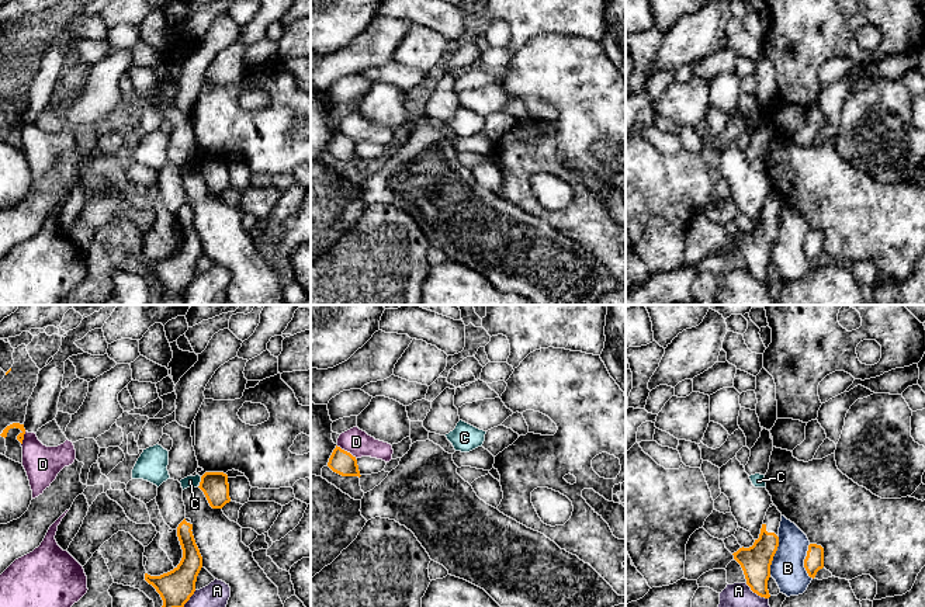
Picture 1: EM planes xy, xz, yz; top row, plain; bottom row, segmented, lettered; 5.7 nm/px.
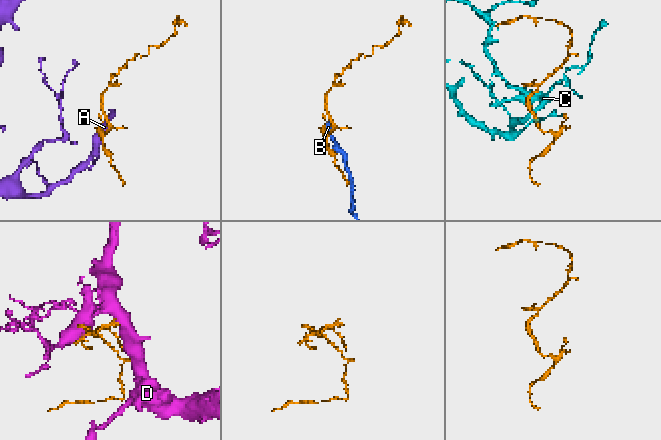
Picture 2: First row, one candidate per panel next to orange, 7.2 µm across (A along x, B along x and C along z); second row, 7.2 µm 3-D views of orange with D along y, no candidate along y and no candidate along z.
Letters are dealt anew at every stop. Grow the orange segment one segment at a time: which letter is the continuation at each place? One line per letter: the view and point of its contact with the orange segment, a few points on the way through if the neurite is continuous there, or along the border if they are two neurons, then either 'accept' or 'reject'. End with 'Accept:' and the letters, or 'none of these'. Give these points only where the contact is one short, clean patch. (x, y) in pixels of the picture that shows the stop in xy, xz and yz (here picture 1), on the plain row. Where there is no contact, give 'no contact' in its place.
A: yz (757, 278) | along yz (745, 269), (754, 277), (768, 284) | reject
B: yz (773, 240) | reject
C: xy (200, 167) | reject
D: xz (346, 136) | reject
Accept: none of these

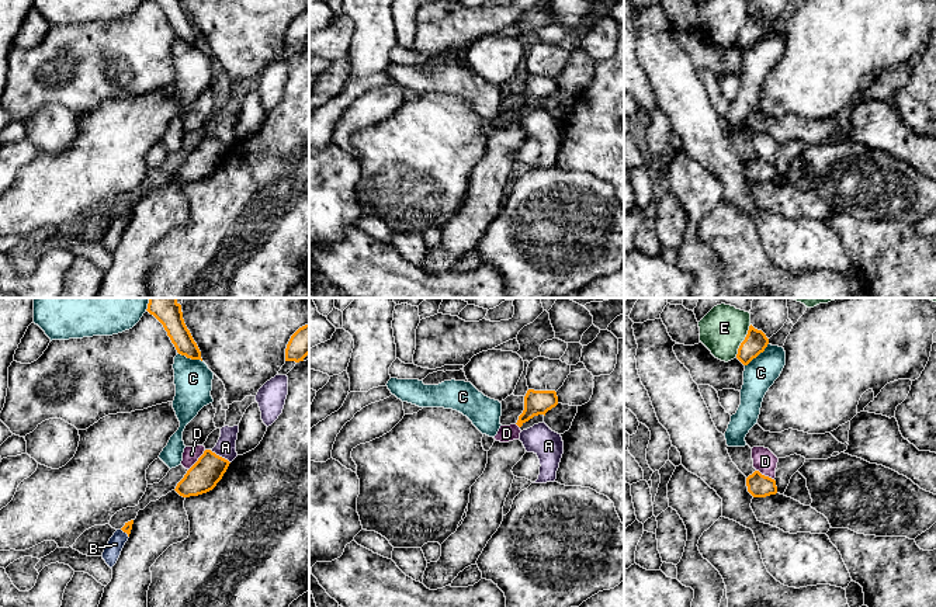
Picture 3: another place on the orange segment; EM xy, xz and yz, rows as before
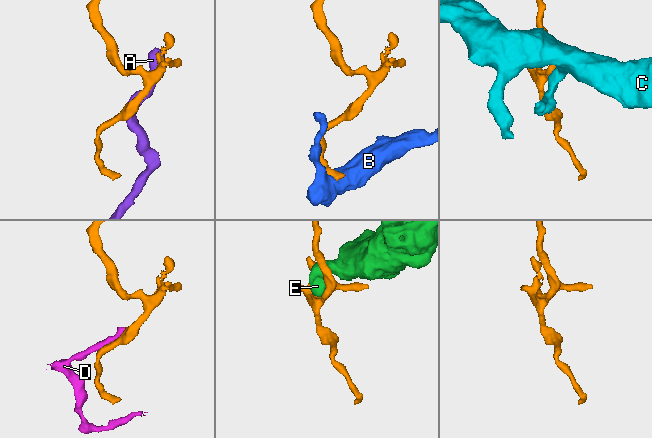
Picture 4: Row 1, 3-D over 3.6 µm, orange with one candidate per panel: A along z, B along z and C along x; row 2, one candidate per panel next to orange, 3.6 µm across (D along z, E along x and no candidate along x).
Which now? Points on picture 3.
A: xy (218, 141) | reject
B: xy (125, 217) | reject
C: yz (758, 40) | reject
D: xy (198, 145) | reject
E: yz (744, 25) | reject
Accept: none of these

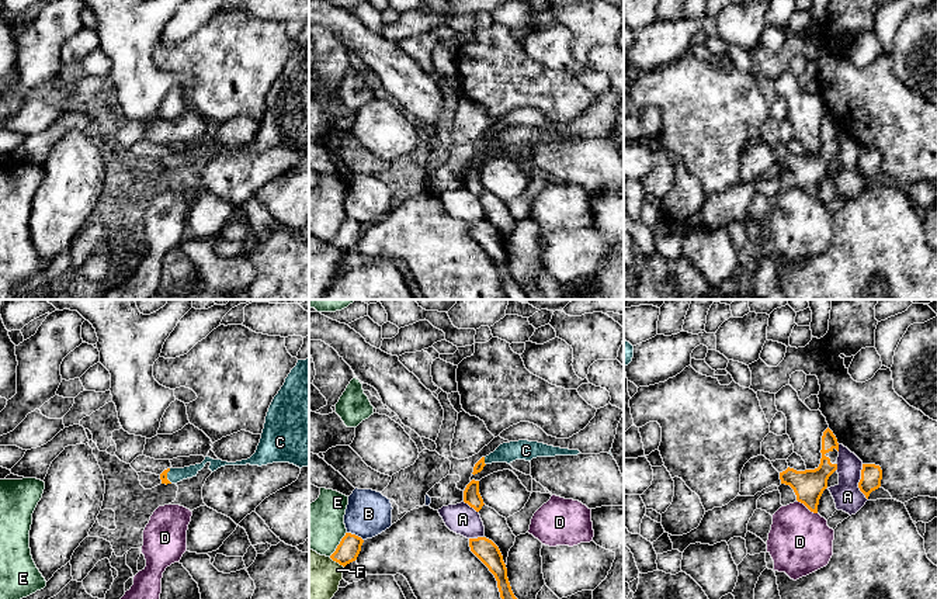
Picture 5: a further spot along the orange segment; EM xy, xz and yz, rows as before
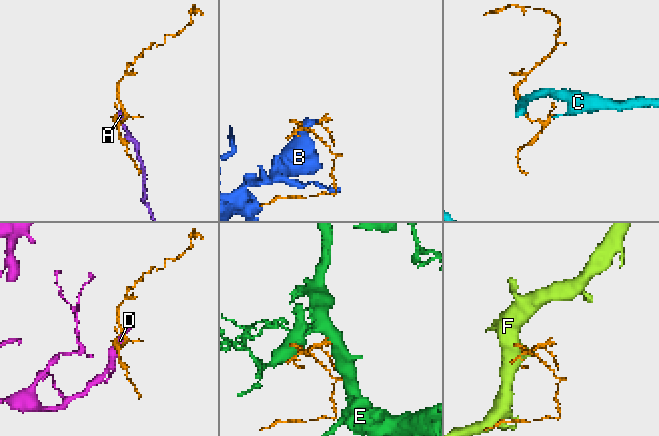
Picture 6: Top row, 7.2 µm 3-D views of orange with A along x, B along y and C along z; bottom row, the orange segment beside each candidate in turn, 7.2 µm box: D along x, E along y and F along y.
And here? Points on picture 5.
A: yz (859, 168) | reject
B: xz (356, 221) | reject
C: xz (483, 146) | across xz (479, 151), (483, 146), (513, 135), (526, 135) | accept
D: yz (807, 191) | along yz (797, 184), (816, 198) | reject
E: xz (339, 229) | reject
F: xz (336, 246) | reject
Accept: C

